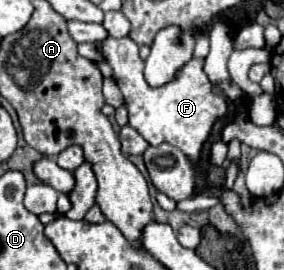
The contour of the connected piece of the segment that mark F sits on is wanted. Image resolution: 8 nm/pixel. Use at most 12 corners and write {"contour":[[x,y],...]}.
{"contour":[[106,38],[128,124],[198,162],[228,102],[192,58],[160,88],[138,44]]}

